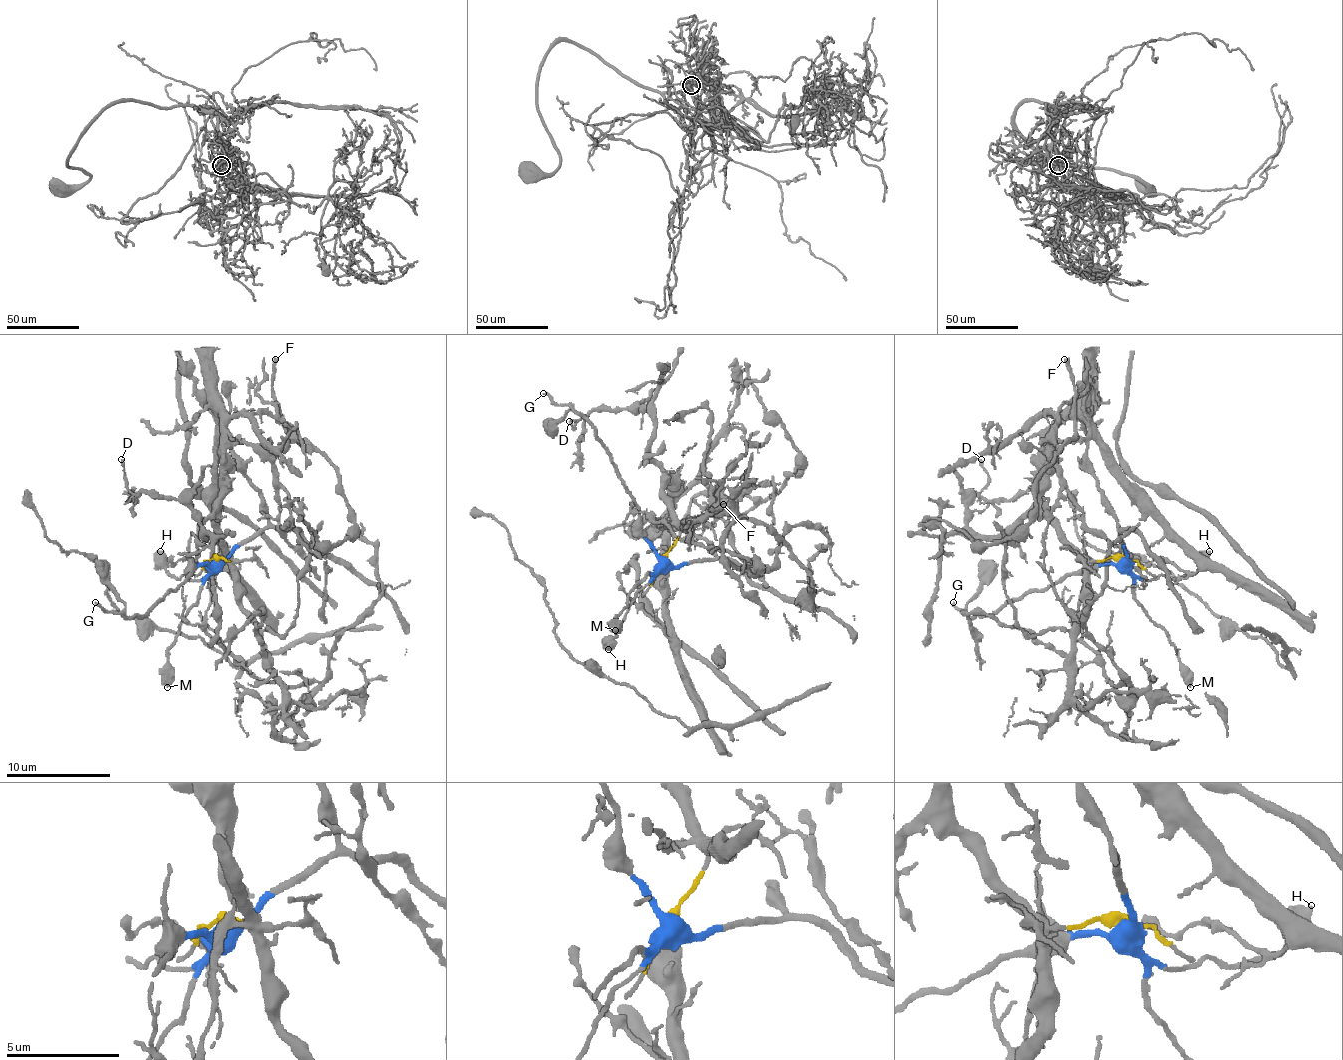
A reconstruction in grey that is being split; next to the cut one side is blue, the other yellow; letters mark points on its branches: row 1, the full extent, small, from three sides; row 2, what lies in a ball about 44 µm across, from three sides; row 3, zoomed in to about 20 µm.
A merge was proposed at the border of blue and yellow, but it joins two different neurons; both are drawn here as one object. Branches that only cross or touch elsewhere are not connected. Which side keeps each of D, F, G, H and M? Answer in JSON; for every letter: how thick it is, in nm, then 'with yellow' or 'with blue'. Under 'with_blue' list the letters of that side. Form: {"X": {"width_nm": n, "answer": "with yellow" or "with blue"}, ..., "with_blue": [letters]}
{"D": {"width_nm": 200, "answer": "with yellow"}, "F": {"width_nm": 300, "answer": "with yellow"}, "G": {"width_nm": 180, "answer": "with blue"}, "H": {"width_nm": 550, "answer": "with blue"}, "M": {"width_nm": 550, "answer": "with blue"}, "with_blue": ["G", "H", "M"]}

